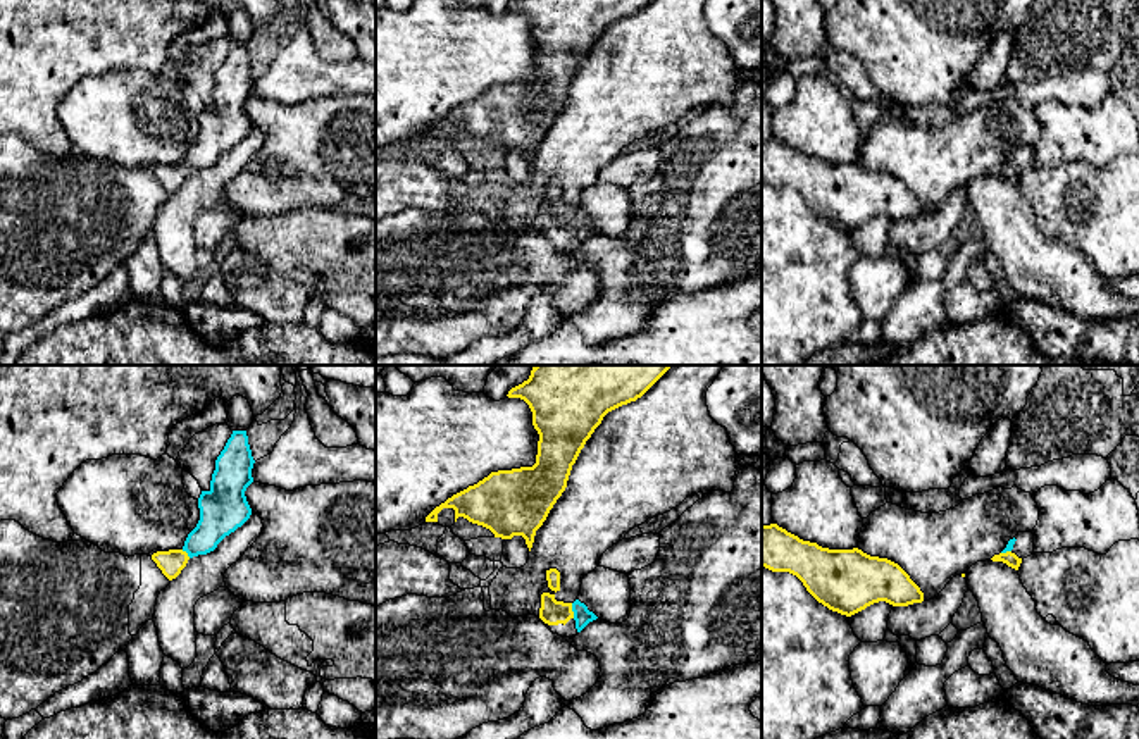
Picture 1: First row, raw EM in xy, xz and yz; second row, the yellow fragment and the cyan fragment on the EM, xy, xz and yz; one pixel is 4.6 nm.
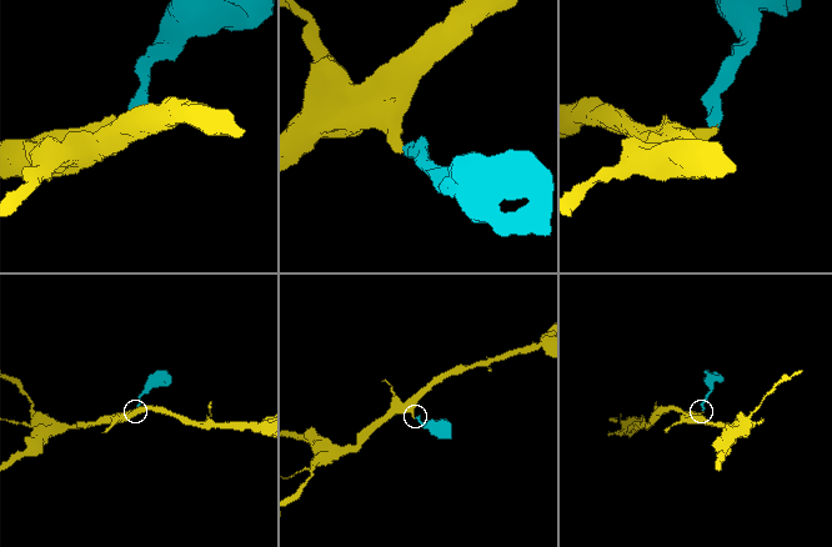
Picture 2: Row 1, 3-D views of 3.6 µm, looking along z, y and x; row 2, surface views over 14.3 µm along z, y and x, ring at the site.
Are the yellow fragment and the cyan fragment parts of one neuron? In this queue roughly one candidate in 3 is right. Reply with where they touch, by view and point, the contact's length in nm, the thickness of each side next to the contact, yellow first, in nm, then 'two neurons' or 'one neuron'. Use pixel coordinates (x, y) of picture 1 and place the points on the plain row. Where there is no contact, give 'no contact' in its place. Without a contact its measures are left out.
meets yellow in xz at (571, 224); contact 70 nm long; 120 nm thick on the yellow side, 80 nm on the other; one neuron

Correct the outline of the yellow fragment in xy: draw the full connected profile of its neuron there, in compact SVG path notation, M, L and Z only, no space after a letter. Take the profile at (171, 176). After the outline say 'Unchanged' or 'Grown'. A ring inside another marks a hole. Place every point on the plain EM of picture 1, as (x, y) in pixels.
M233 45L215 74L210 103L202 105L198 112L200 134L184 160L152 169L169 195L181 188L190 172L214 165L226 150L250 133L252 122L245 105L253 96L253 78L246 45Z. Grown

